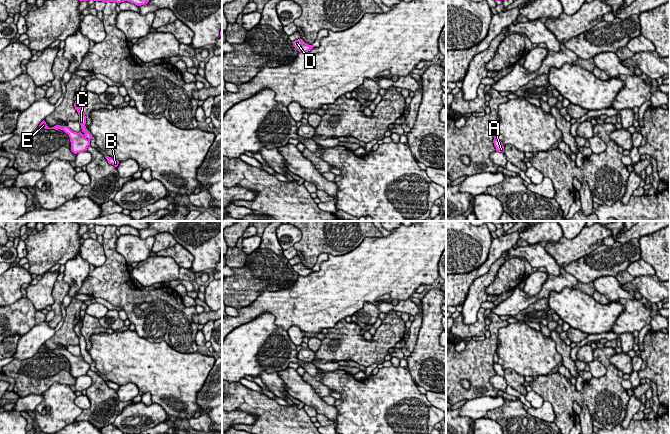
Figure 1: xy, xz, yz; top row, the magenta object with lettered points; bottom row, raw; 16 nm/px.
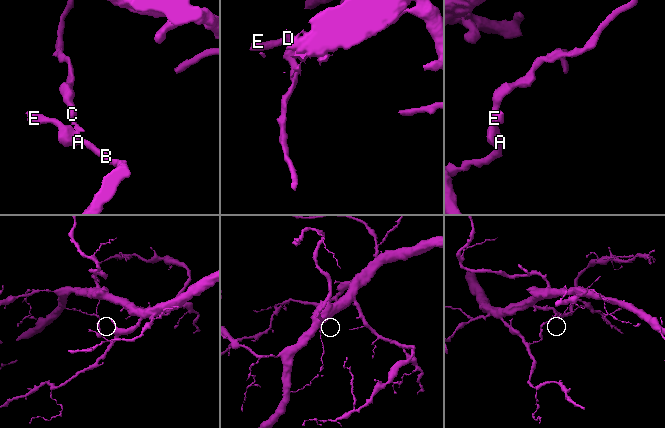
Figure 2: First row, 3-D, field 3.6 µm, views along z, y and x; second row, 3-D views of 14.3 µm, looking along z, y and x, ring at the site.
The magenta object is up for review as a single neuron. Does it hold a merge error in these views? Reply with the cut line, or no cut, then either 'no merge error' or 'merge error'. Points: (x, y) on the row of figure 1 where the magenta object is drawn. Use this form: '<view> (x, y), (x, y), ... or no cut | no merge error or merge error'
xy (83, 135), (89, 140) | merge error

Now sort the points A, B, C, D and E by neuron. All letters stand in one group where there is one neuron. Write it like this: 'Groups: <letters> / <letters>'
Groups: A B D E / C

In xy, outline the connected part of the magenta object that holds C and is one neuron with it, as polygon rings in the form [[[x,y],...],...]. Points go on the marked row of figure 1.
[[[78,98],[75,103],[74,103],[74,107],[77,110],[78,114],[79,114],[79,123],[81,125],[82,128],[82,132],[84,132],[84,136],[90,140],[90,139],[94,139],[94,137],[92,136],[92,134],[90,134],[87,130],[86,130],[86,116],[85,113],[82,111],[81,109],[81,104],[82,104],[83,100],[81,98]]]

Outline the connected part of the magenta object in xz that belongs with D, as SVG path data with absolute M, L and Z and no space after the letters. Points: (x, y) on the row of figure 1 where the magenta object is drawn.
M298 39L292 42L293 46L299 51L299 52L308 52L311 49L313 49L312 45L309 45L305 43L302 39Z

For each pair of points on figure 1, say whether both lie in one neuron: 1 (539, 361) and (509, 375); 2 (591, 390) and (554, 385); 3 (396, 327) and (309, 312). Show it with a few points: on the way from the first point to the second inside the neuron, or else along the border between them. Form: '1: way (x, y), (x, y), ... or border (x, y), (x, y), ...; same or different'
1: border (504, 369), (513, 369), (524, 377); different
2: way (582, 394), (563, 394); same
3: border (344, 318), (341, 318), (328, 329); different

